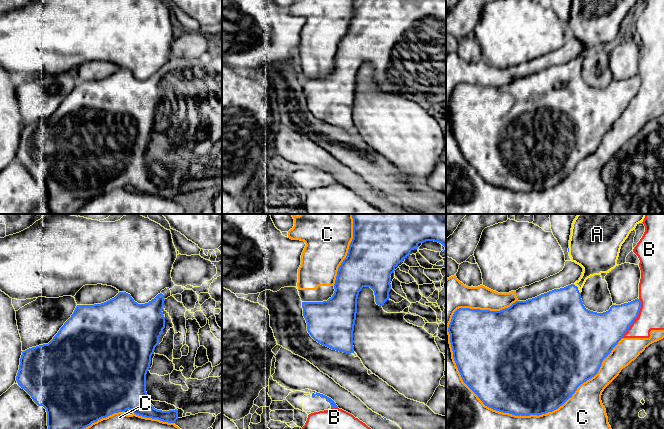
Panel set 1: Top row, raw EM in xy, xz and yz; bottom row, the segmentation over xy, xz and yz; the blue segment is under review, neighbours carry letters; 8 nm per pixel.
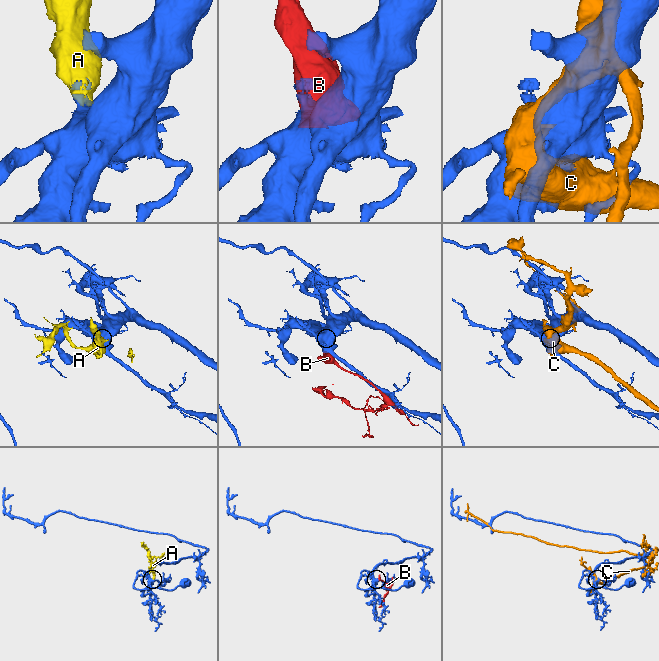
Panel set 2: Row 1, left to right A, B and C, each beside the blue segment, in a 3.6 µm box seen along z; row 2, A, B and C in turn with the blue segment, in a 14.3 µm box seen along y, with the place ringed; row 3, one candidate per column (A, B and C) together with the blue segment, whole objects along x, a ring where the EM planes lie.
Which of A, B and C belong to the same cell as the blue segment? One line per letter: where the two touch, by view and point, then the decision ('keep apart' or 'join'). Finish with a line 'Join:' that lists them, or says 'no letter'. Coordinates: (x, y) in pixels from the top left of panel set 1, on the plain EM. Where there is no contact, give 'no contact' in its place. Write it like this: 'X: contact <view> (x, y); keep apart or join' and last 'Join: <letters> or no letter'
A: contact yz (577, 64); keep apart
B: contact yz (636, 93); keep apart
C: contact yz (521, 191); keep apart
Join: no letter

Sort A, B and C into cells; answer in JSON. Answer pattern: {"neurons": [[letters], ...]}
{"neurons": [["A"], ["B", "C"]]}

